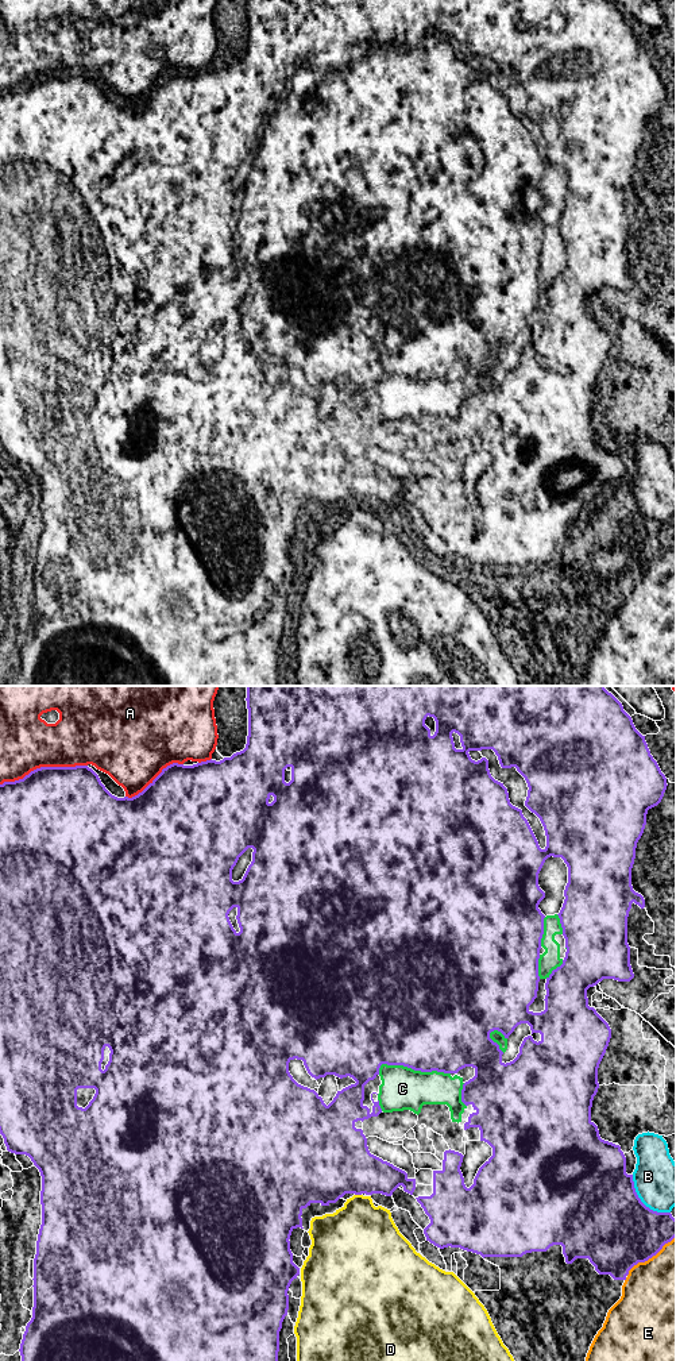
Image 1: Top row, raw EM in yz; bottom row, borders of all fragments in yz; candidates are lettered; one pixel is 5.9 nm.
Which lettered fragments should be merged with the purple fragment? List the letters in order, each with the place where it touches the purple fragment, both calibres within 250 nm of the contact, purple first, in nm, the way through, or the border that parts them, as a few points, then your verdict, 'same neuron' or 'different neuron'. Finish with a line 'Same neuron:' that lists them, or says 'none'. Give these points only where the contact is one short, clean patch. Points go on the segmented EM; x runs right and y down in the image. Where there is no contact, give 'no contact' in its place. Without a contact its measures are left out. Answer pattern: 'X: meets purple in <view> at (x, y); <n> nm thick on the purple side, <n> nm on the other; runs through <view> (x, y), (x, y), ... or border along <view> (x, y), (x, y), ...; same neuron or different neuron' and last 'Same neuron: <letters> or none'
A: meets purple in yz at (43, 767); 500 nm thick on the purple side, 320 nm on the other; different neuron
B: meets purple in yz at (641, 1202); 500 nm thick on the purple side, 300 nm on the other; different neuron
C: meets purple in yz at (414, 1070); 500 nm thick on the purple side, 260 nm on the other; same neuron
D: meets purple in yz at (358, 1194); 420 nm thick on the purple side, 400 nm on the other; different neuron
E: meets purple in yz at (649, 1257); 460 nm thick on the purple side, 480 nm on the other; different neuron
Same neuron: C

